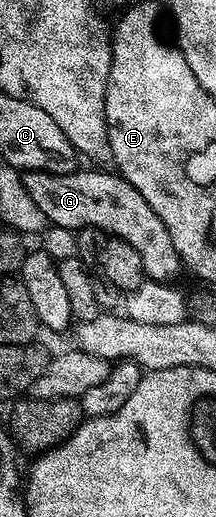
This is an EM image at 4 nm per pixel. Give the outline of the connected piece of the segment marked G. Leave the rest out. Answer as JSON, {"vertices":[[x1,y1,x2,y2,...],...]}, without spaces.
{"vertices":[[26,171,24,178,27,194,35,198,35,206,43,210,46,221,52,227,74,230,98,228,110,237,127,242,139,250,139,258,148,279,176,281,176,276,183,272,183,265,181,256,175,250,175,242,171,242,171,234,167,234,167,226,163,226,159,214,147,206,147,198,143,198,143,194,139,194,131,182,127,182,120,174,109,172]]}

